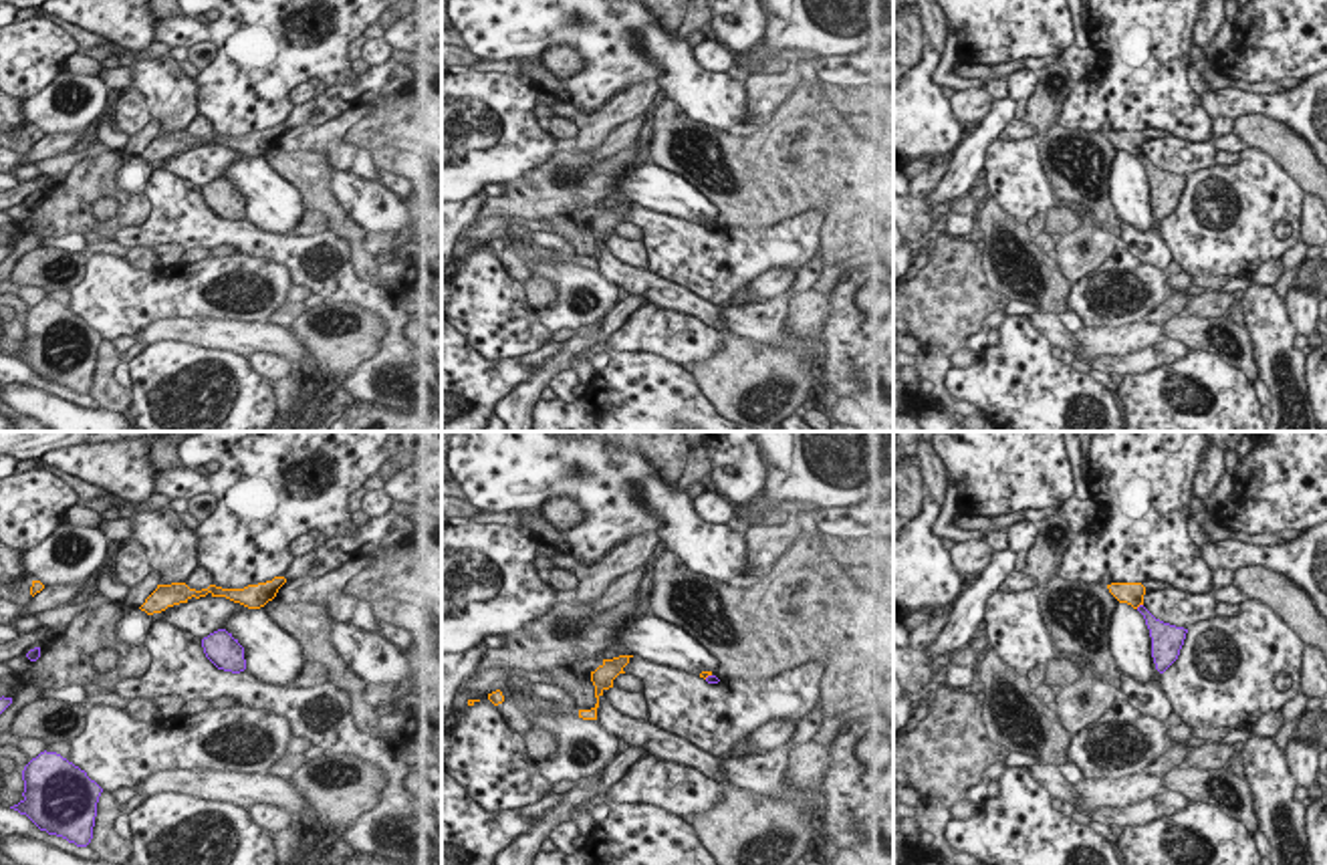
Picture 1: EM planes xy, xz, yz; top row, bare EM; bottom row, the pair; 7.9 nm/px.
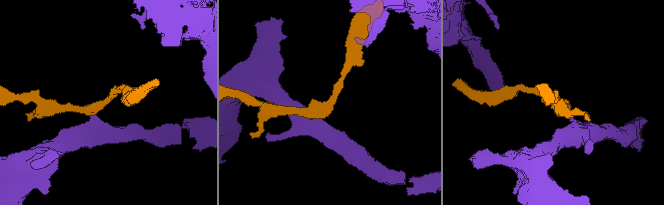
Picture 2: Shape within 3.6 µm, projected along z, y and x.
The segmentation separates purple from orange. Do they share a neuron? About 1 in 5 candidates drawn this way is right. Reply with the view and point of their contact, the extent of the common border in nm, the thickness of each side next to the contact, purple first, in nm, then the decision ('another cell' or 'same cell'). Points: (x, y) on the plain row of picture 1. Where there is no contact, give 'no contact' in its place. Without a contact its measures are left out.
meets purple in yz at (1140, 154); contact 70 nm long; 160 nm thick on the purple side, 190 nm on the other; another cell

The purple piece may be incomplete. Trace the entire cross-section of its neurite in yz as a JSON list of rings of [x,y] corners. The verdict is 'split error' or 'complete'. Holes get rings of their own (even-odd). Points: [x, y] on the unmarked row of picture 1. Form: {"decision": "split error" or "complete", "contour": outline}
{"decision": "complete", "contour": [[[1139,153],[1137,159],[1150,177],[1156,218],[1164,222],[1178,208],[1188,177],[1156,167],[1143,153]]]}

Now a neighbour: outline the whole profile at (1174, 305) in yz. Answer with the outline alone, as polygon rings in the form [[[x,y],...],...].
[[[1182,294],[1166,298],[1160,306],[1156,306],[1143,323],[1152,323],[1164,327],[1164,323],[1172,317],[1184,315],[1186,298]]]

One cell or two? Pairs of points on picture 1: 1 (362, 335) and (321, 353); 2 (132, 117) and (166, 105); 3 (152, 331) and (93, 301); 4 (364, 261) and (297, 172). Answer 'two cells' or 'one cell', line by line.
1: one cell
2: two cells
3: two cells
4: one cell

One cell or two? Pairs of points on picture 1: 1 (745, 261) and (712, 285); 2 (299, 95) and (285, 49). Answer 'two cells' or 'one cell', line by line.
1: one cell
2: two cells

